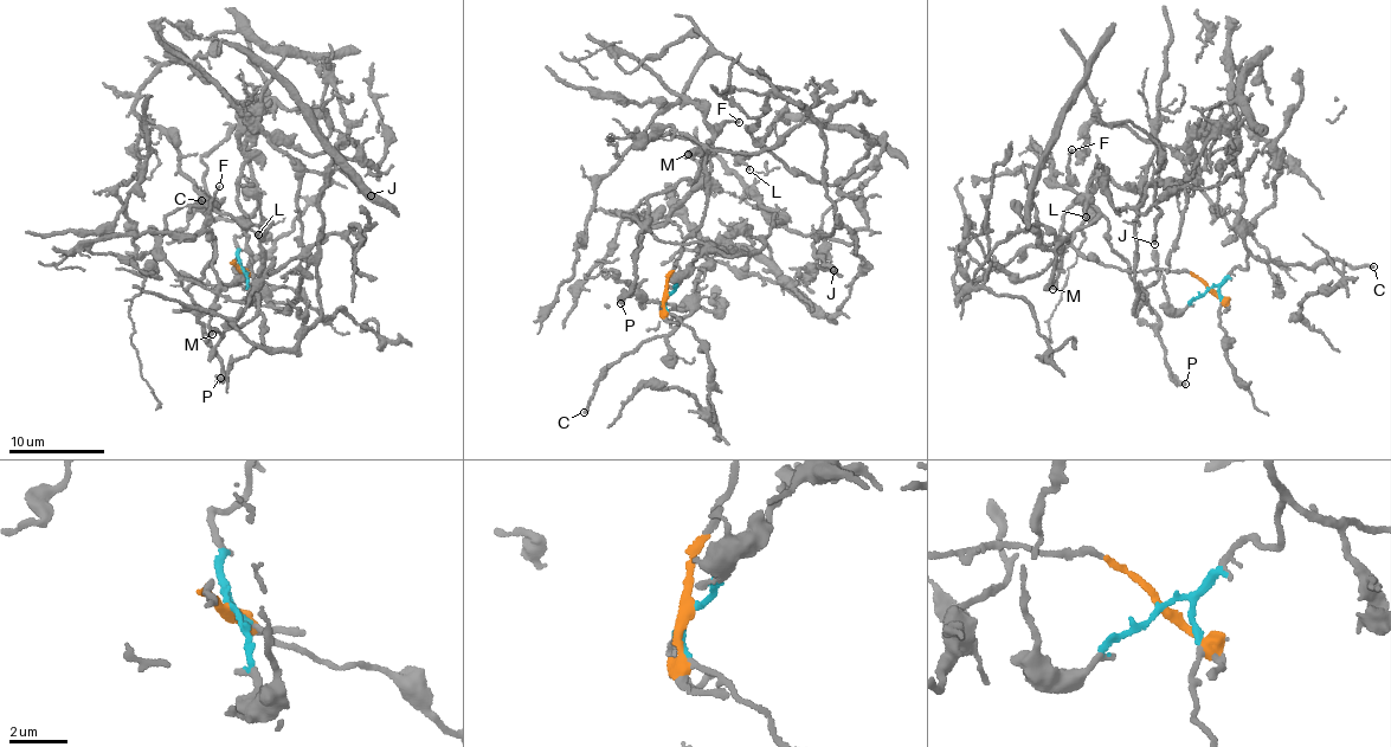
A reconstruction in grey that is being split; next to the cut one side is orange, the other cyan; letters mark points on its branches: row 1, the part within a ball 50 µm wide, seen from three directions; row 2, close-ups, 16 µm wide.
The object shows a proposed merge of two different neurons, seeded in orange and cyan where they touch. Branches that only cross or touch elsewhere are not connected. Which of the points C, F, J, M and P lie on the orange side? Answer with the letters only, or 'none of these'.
F, M, P

